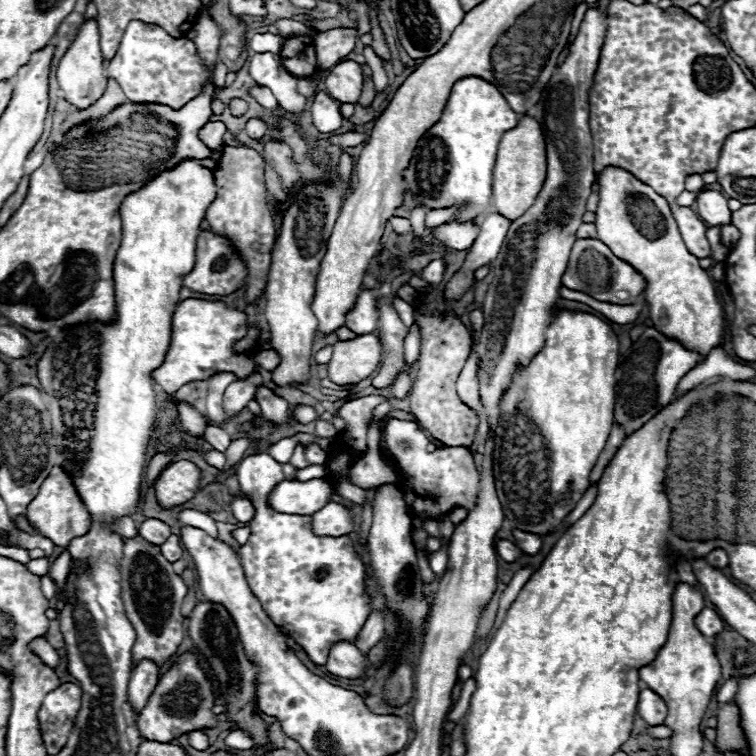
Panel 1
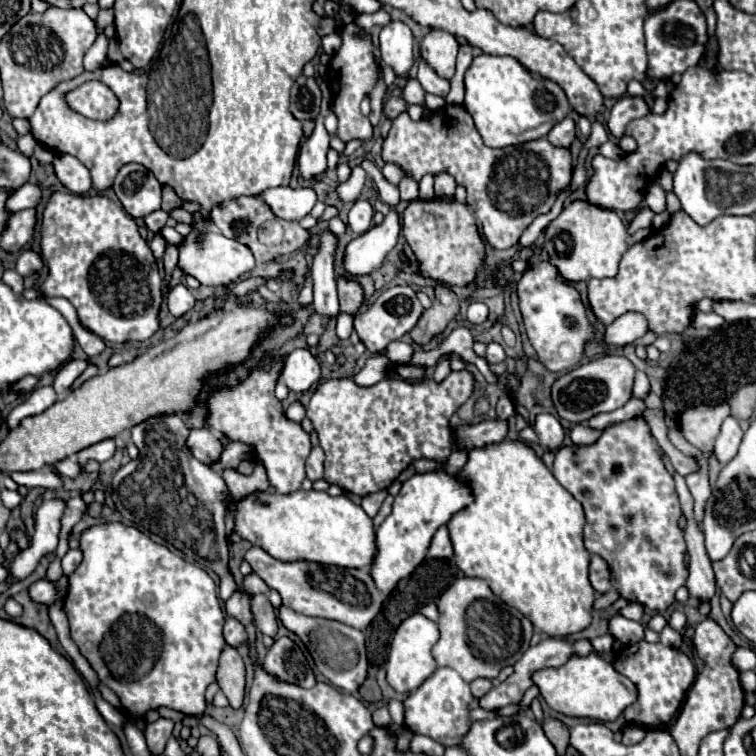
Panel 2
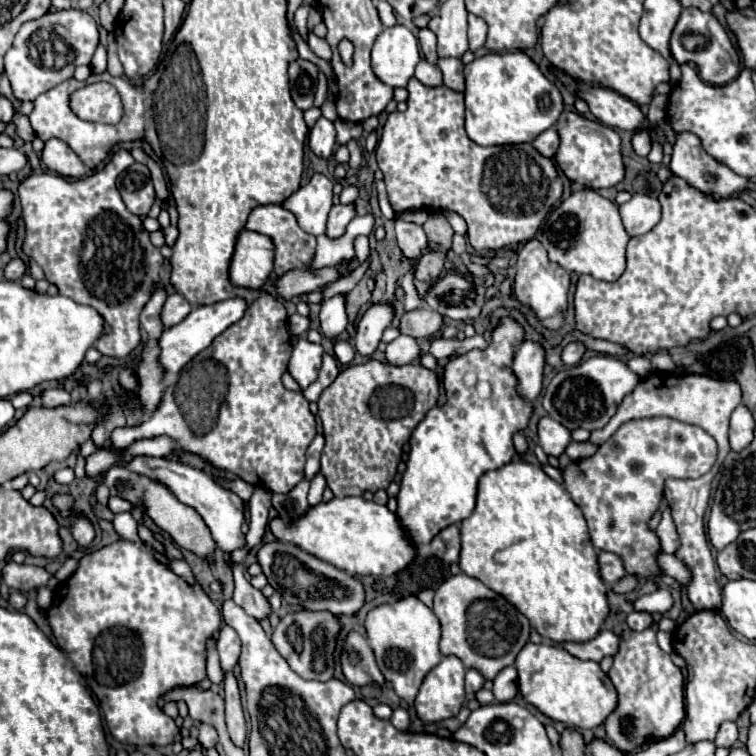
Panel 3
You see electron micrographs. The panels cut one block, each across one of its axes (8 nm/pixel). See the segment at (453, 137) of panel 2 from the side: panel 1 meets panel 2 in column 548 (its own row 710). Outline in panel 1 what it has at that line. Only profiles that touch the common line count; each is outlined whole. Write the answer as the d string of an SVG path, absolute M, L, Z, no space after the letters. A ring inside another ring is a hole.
M182 654L180 660L160 676L148 704L138 718L138 730L144 740L172 742L174 738L188 734L192 730L202 730L214 726L212 706L216 700L216 690L212 680L202 672L198 658L194 654Z

